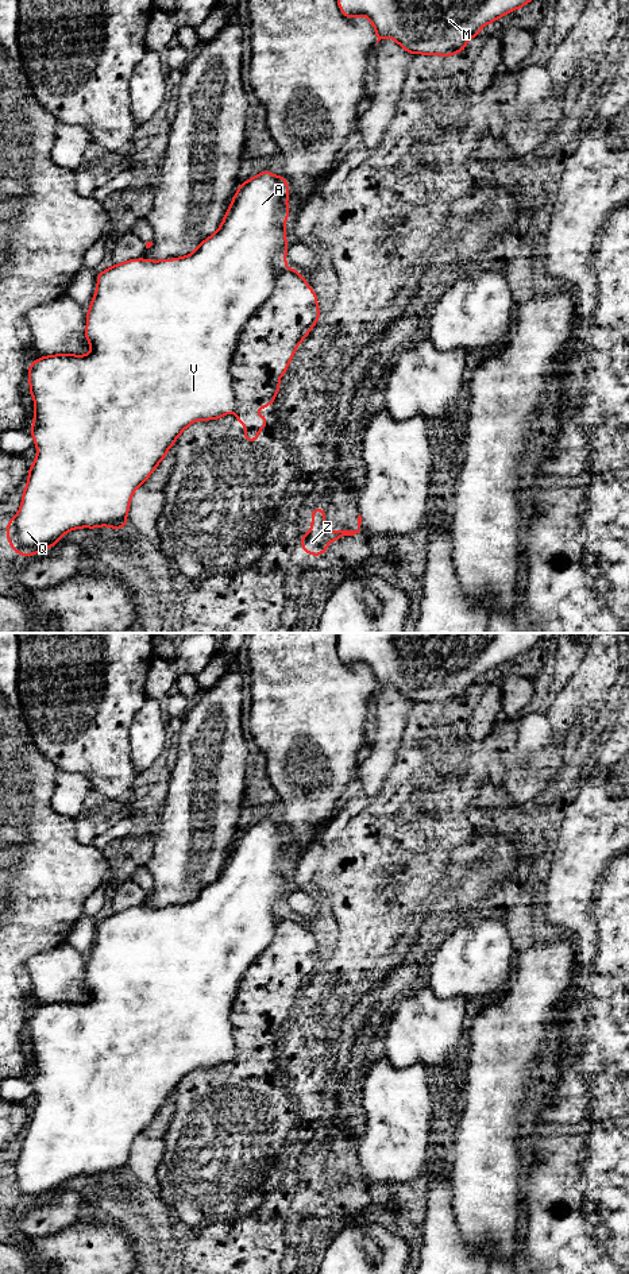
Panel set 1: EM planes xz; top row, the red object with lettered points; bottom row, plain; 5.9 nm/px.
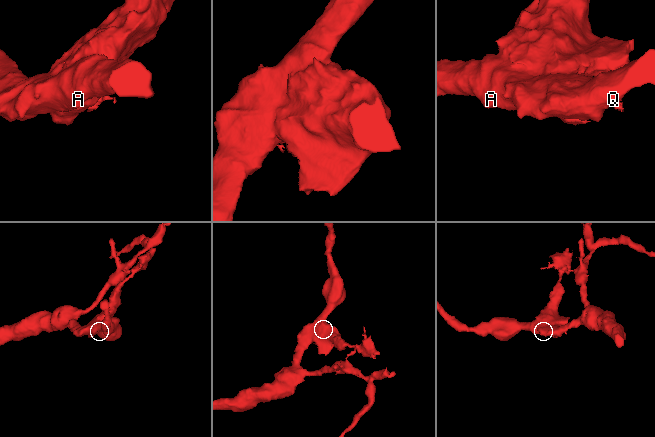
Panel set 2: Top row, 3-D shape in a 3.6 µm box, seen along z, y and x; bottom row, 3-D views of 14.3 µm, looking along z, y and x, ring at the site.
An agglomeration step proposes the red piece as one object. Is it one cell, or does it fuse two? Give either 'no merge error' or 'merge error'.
merge error

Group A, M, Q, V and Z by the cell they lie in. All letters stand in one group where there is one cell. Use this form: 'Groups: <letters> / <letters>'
Groups: A M Q V / Z

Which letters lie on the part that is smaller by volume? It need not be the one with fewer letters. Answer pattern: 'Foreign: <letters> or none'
Foreign: Z

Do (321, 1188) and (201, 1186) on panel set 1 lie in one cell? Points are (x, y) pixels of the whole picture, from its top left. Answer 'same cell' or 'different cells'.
same cell

